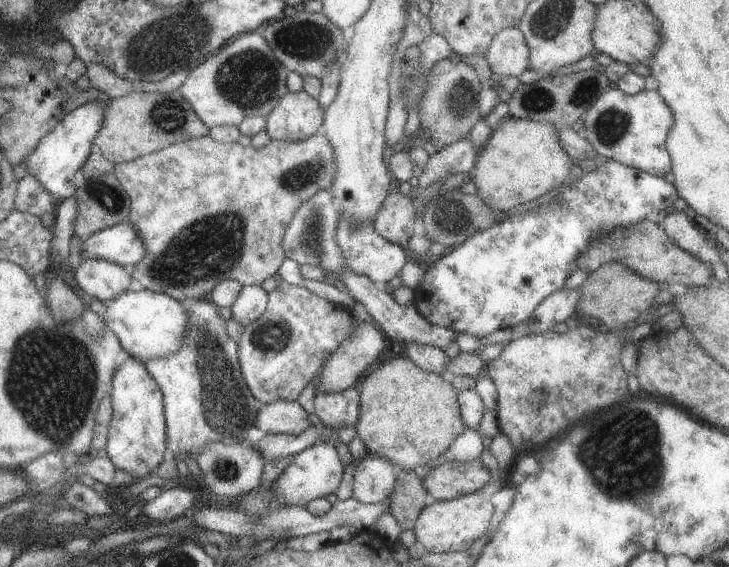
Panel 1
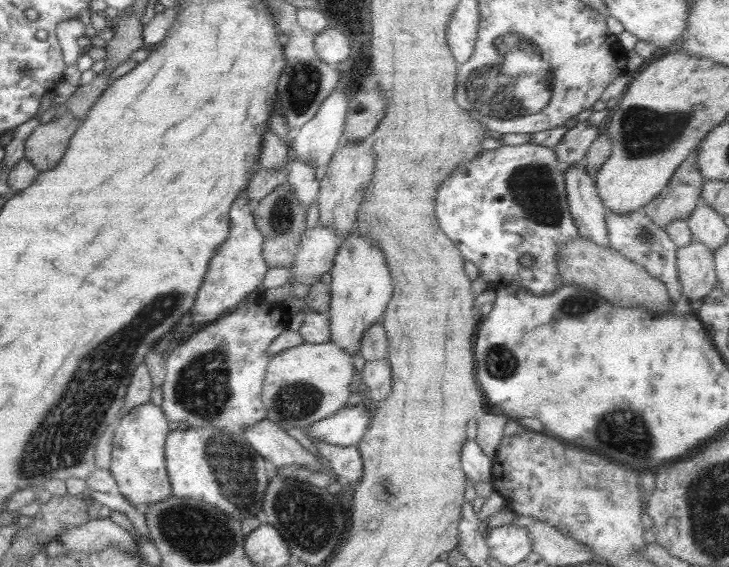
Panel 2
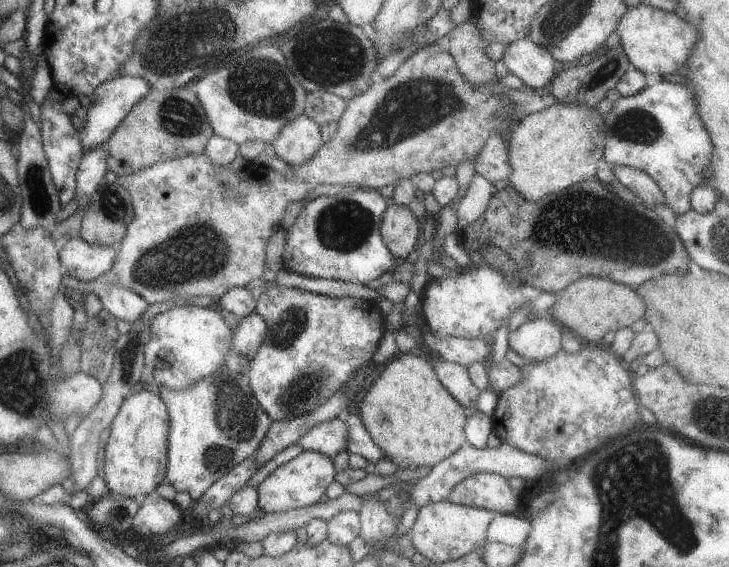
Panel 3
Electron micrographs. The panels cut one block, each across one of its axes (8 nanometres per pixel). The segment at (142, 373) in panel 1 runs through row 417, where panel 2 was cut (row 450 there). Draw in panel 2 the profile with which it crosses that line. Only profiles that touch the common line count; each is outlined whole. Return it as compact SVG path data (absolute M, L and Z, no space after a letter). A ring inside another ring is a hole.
M156 404L136 406L116 422L112 431L112 460L109 471L116 479L117 491L134 507L158 503L173 495L168 480L165 442L170 432L166 415Z

